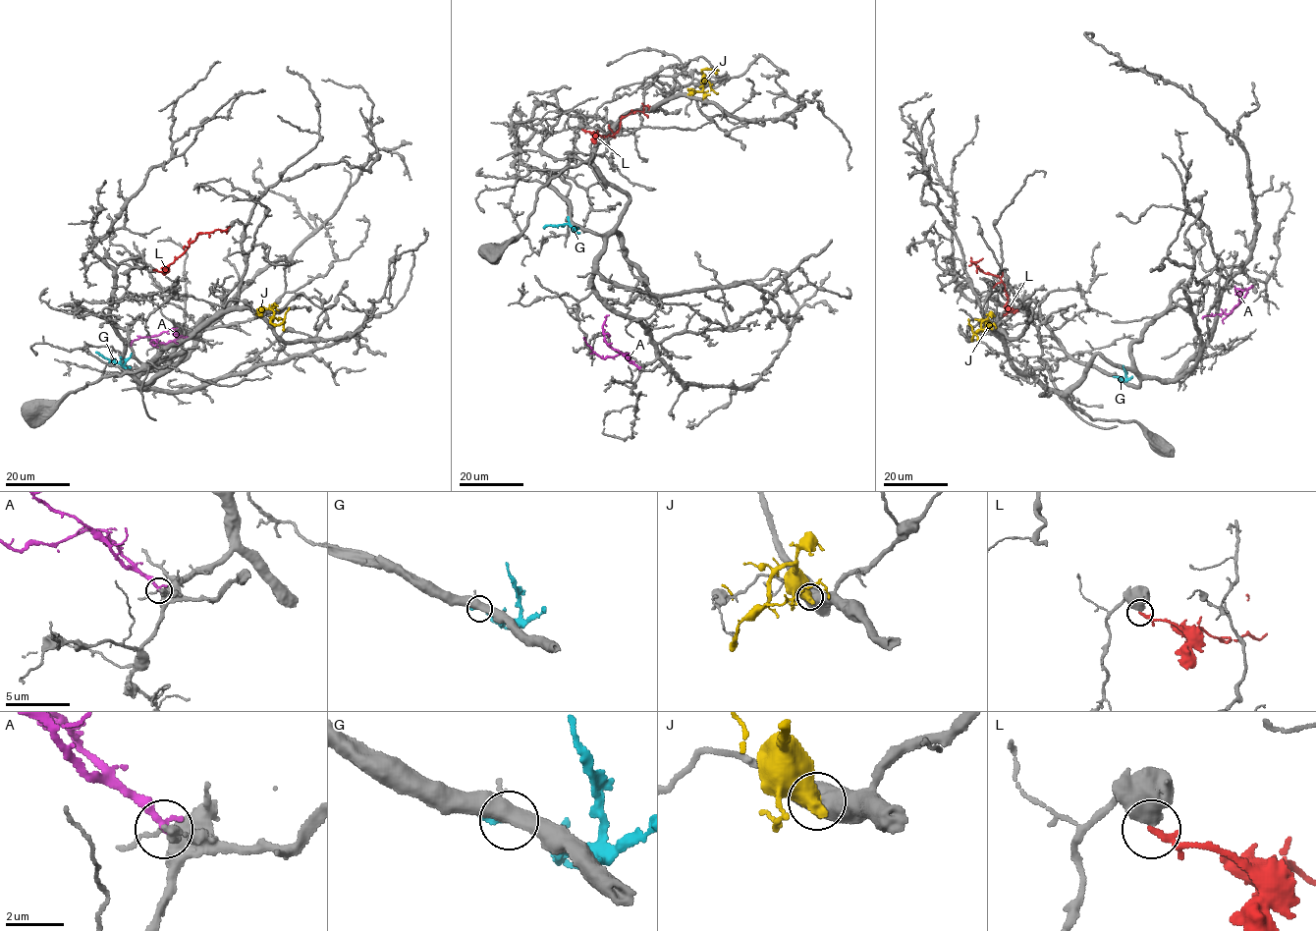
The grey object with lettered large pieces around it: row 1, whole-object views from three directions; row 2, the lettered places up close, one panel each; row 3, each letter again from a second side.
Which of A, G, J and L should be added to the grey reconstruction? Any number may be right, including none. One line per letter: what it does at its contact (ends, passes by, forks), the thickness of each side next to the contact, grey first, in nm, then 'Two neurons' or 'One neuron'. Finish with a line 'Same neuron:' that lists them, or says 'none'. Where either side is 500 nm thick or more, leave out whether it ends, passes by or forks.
A: It ends there. Thickness 280 nm (grey) against 280 nm. Two neurons
G: It ends there. Thickness 440 nm (grey) against 300 nm. Two neurons
J: Thickness 750 nm (grey) against 420 nm. Two neurons
L: Thickness 650 nm (grey) against 220 nm. Two neurons
Same neuron: none

